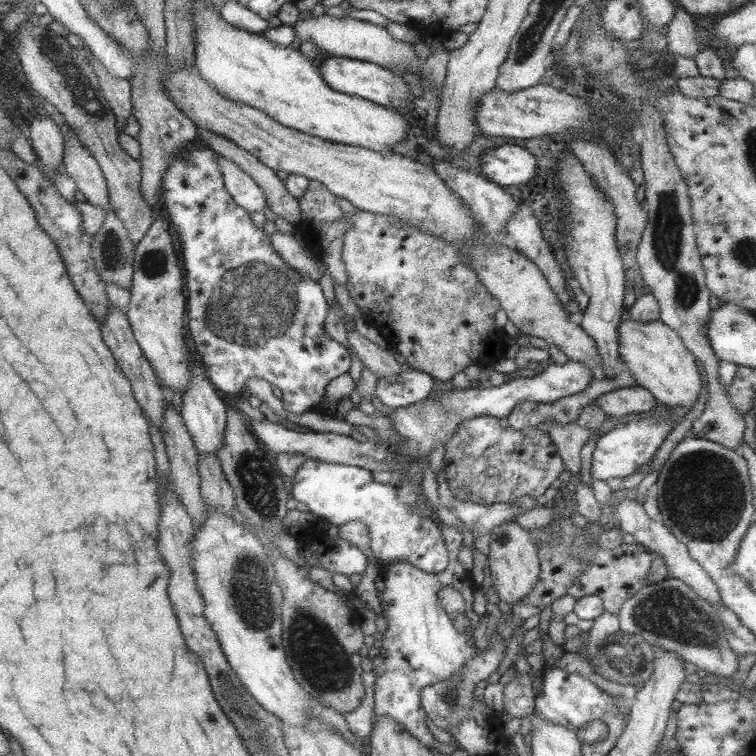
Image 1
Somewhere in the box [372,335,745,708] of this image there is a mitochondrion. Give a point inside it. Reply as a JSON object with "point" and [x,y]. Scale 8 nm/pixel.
{"point":[667,612]}

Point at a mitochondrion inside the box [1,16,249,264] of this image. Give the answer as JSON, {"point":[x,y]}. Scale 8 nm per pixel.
{"point":[84,96]}

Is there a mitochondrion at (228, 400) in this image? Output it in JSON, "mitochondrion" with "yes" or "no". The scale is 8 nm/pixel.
{"mitochondrion":"no"}

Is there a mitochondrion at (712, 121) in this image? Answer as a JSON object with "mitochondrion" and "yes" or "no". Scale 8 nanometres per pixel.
{"mitochondrion":"no"}

